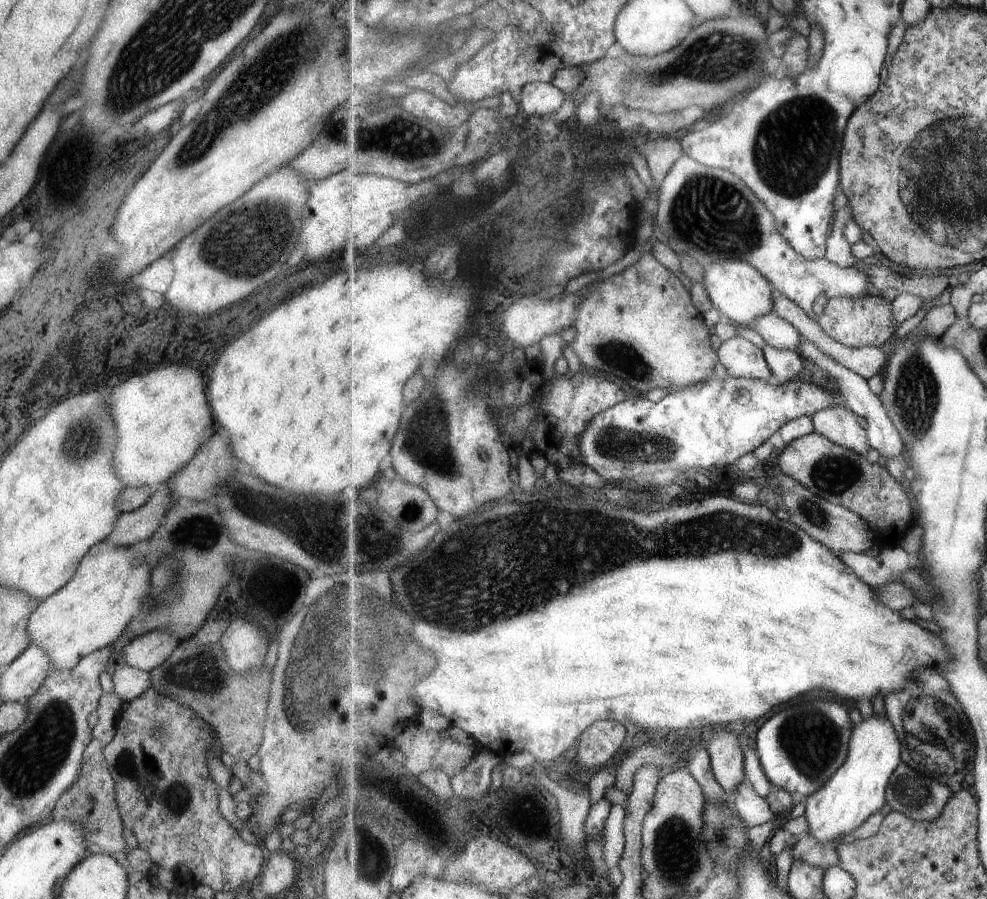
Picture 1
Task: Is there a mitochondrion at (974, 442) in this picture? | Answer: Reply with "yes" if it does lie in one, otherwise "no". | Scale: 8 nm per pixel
no

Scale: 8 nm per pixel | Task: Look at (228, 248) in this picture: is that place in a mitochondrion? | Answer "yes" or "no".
yes

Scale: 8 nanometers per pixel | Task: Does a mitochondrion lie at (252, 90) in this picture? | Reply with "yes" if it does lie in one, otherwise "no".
yes

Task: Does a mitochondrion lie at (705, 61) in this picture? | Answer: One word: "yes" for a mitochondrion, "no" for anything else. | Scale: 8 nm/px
yes

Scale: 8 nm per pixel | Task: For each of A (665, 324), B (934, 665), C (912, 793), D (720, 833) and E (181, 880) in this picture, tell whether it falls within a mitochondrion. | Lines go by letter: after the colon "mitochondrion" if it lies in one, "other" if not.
A: other
B: other
C: mitochondrion
D: mitochondrion
E: other

